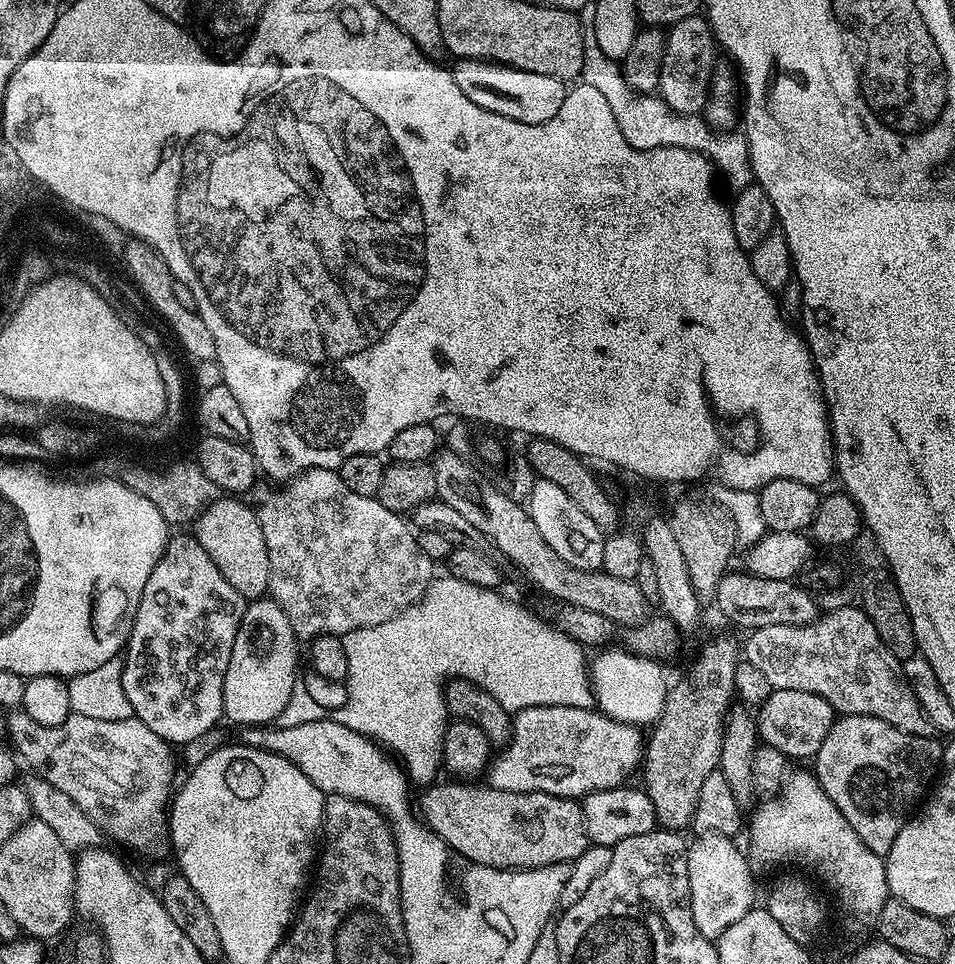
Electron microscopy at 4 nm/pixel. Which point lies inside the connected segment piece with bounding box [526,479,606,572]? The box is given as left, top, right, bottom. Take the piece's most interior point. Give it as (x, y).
(576, 537)

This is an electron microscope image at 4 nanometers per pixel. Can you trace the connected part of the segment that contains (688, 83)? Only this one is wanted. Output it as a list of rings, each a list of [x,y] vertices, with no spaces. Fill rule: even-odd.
[[[703,15],[687,16],[667,29],[658,95],[671,112],[679,116],[694,116],[705,111],[712,78],[718,67],[716,52],[718,56],[716,37],[712,35],[712,27]]]

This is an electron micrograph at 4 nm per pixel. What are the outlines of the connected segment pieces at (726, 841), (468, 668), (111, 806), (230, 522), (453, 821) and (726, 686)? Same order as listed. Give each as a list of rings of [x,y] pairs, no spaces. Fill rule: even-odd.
[[[704,834],[699,838],[701,840],[691,841],[688,849],[690,910],[694,914],[694,926],[698,926],[708,940],[715,941],[726,926],[734,926],[734,922],[757,903],[756,884],[752,881],[754,868],[733,837]]]
[[[441,574],[441,576],[437,575],[429,584],[427,590],[424,591],[424,597],[418,603],[413,604],[411,608],[406,609],[404,612],[399,612],[394,618],[390,618],[390,622],[382,622],[373,628],[348,632],[342,638],[346,650],[346,662],[348,663],[348,679],[346,681],[348,700],[341,708],[330,713],[330,719],[350,730],[354,730],[358,734],[375,740],[385,749],[391,750],[402,761],[402,767],[413,785],[428,786],[439,777],[436,775],[442,772],[444,732],[448,729],[450,723],[448,707],[444,701],[446,678],[472,680],[478,686],[482,686],[482,690],[492,692],[494,698],[500,700],[501,706],[509,710],[519,710],[530,706],[578,706],[584,708],[584,694],[578,692],[578,690],[572,690],[564,682],[560,682],[560,672],[568,672],[568,656],[536,656],[536,644],[530,640],[530,610],[525,610],[525,607],[522,608],[518,604],[508,604],[507,598],[499,596],[500,594],[499,591],[491,588],[479,588],[470,582],[462,582],[453,576]]]
[[[16,710],[10,716],[11,736],[16,743],[15,751],[19,759],[23,763],[25,760],[37,777],[62,790],[105,837],[113,836],[118,843],[129,844],[132,848],[148,848],[159,838],[160,832],[162,836],[170,797],[174,792],[172,779],[176,776],[176,760],[172,757],[173,745],[158,738],[150,726],[135,718],[122,722],[102,722],[102,718],[82,718],[82,714],[77,712],[68,716],[62,726],[38,726],[34,718],[27,716],[23,710]]]
[[[217,498],[194,521],[196,541],[210,554],[214,566],[222,570],[222,578],[238,590],[245,601],[261,599],[268,592],[270,582],[270,554],[266,550],[266,538],[262,538],[262,526],[251,503],[243,504],[240,498]]]
[[[476,782],[433,783],[418,800],[418,815],[458,854],[491,868],[523,870],[576,860],[590,843],[584,809],[575,799],[545,792],[479,788]]]
[[[726,634],[710,639],[699,652],[690,672],[684,679],[669,687],[663,714],[653,725],[645,745],[644,789],[652,801],[657,823],[667,831],[681,831],[696,815],[699,791],[707,775],[717,771],[721,758],[723,722],[735,699],[734,673],[740,661],[740,644]]]

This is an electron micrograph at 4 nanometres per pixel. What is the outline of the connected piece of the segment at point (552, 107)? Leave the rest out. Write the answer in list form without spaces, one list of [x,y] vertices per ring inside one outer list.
[[[461,60],[455,61],[450,71],[454,82],[462,89],[462,94],[474,102],[474,106],[482,106],[482,110],[490,110],[523,124],[541,124],[550,122],[558,110],[564,108],[564,103],[570,91],[565,81],[546,74],[534,74],[526,70],[508,68],[491,60]]]

